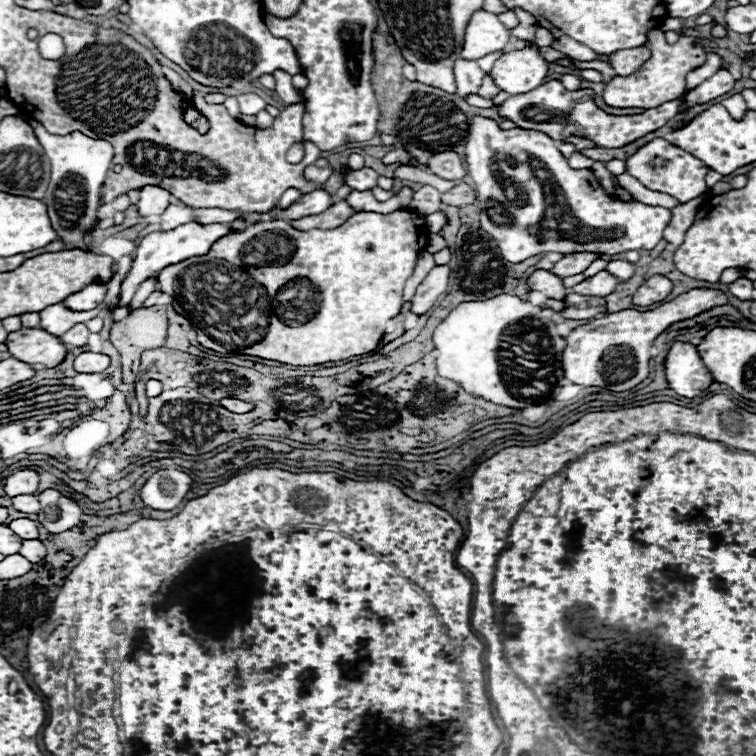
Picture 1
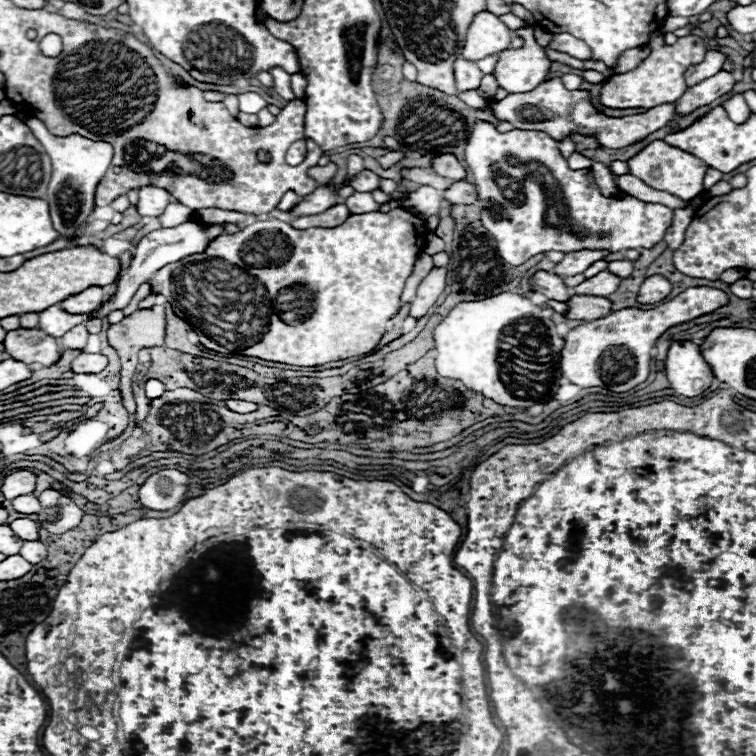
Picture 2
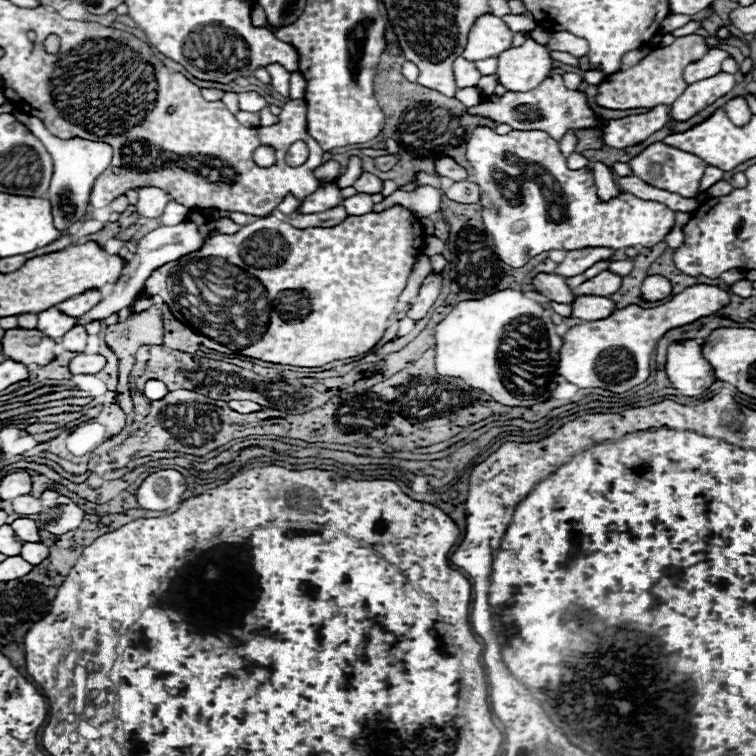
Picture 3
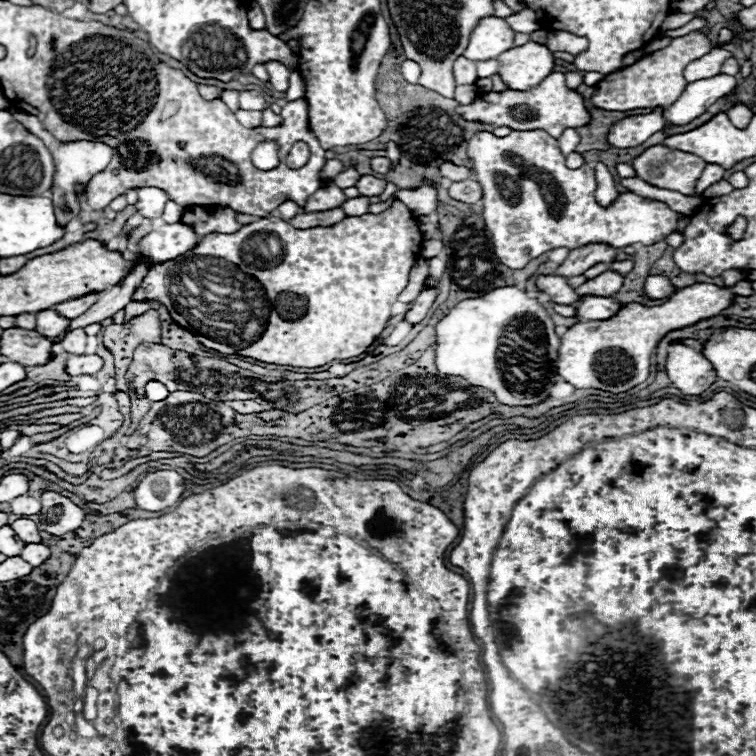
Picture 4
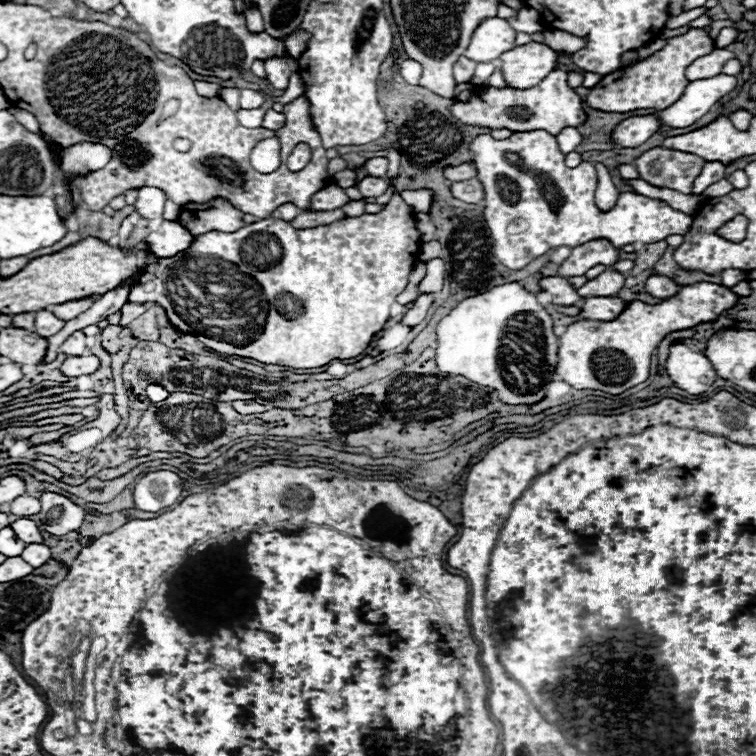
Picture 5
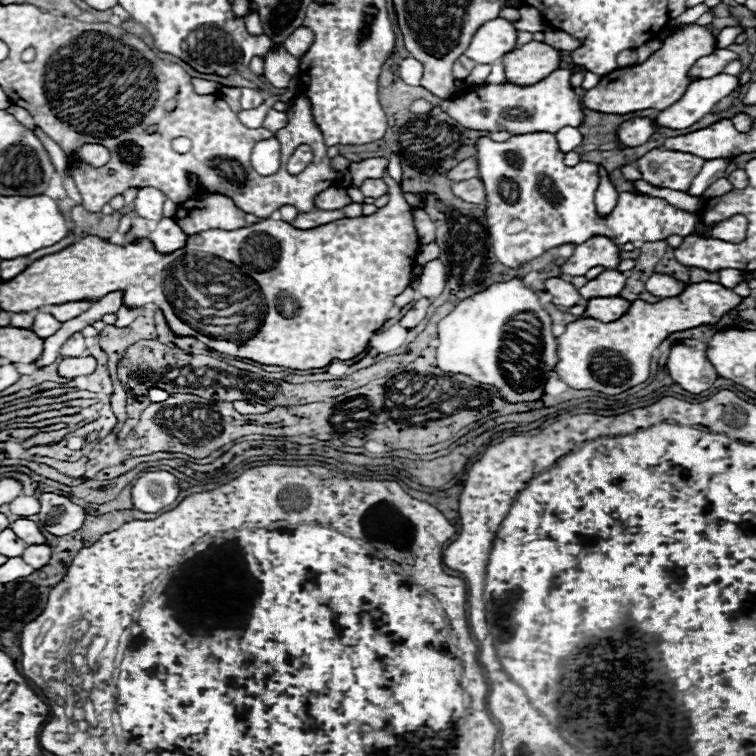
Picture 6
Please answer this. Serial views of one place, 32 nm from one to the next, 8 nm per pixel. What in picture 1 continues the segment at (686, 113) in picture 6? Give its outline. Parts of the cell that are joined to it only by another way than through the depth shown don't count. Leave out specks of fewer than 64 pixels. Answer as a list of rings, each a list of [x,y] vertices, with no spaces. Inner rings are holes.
[[[720,70],[716,72],[716,76],[710,76],[708,80],[704,80],[700,86],[692,88],[686,96],[684,96],[684,102],[682,102],[682,110],[686,108],[692,108],[696,104],[706,104],[726,92],[730,92],[734,86],[734,78],[728,70]]]

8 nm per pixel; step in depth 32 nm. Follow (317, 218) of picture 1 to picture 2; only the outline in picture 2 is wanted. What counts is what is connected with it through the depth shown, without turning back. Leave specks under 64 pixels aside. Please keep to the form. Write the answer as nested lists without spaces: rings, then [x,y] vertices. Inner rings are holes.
[[[336,204],[334,208],[328,208],[322,214],[312,214],[312,216],[300,216],[300,218],[290,218],[288,222],[298,228],[298,230],[306,230],[306,228],[334,228],[338,224],[342,224],[346,218],[350,216],[348,208],[344,204]]]

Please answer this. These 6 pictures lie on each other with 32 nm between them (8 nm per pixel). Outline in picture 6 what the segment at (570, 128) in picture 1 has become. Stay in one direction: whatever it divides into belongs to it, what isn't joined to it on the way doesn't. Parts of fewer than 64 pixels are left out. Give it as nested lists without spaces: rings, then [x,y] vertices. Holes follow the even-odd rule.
[[[583,66],[556,70],[552,76],[532,84],[532,86],[516,86],[512,82],[504,84],[476,84],[470,86],[464,96],[456,94],[450,100],[442,100],[440,108],[456,120],[460,126],[468,130],[484,130],[484,132],[500,132],[506,130],[514,134],[530,134],[530,132],[550,132],[556,134],[564,126],[578,128],[584,120],[580,96],[574,94],[570,86],[570,76],[575,72],[585,72]],[[634,118],[634,120],[628,120],[628,124],[622,124],[620,126],[620,144],[624,146],[640,146],[644,142],[650,140],[650,136],[654,134],[654,124],[650,118]]]

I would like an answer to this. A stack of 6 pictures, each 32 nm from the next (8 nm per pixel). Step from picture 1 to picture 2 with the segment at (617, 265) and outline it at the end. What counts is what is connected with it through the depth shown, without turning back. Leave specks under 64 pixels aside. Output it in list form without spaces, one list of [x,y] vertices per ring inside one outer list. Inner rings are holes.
[[[616,260],[616,262],[608,262],[608,272],[620,276],[620,278],[628,278],[632,274],[634,266],[630,260]]]

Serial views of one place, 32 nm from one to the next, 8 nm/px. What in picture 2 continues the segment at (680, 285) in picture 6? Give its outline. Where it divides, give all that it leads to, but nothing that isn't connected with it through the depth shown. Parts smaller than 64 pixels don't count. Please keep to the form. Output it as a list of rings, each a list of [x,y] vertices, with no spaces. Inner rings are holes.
[[[656,274],[656,276],[650,276],[644,280],[640,292],[638,292],[638,302],[640,304],[654,304],[654,302],[660,302],[664,300],[672,290],[672,284],[668,278]]]

